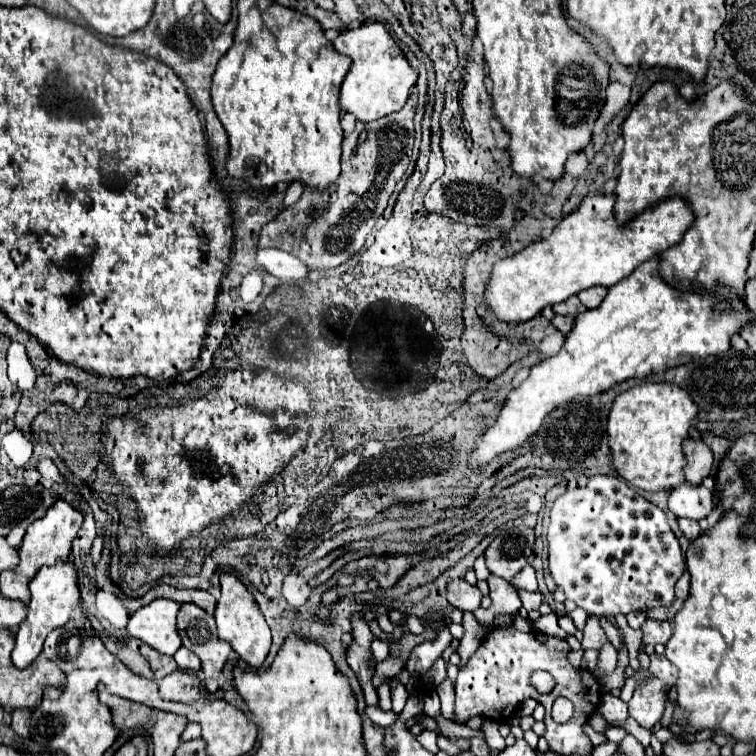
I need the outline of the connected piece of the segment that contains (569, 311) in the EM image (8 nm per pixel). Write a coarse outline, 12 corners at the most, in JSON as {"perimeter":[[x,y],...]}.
{"perimeter":[[577,297],[555,305],[557,315],[577,315],[585,313]]}

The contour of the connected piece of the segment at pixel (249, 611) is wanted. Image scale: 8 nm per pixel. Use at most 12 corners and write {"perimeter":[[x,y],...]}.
{"perimeter":[[221,575],[219,639],[259,669],[271,631],[253,595]]}

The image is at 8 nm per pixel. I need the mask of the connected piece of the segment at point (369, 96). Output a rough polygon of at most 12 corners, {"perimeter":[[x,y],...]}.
{"perimeter":[[381,23],[343,29],[353,61],[343,111],[369,123],[405,105],[417,81]]}

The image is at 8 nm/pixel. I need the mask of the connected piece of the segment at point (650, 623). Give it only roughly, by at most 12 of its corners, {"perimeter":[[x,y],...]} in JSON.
{"perimeter":[[647,619],[643,643],[665,645],[673,633],[671,621]]}

